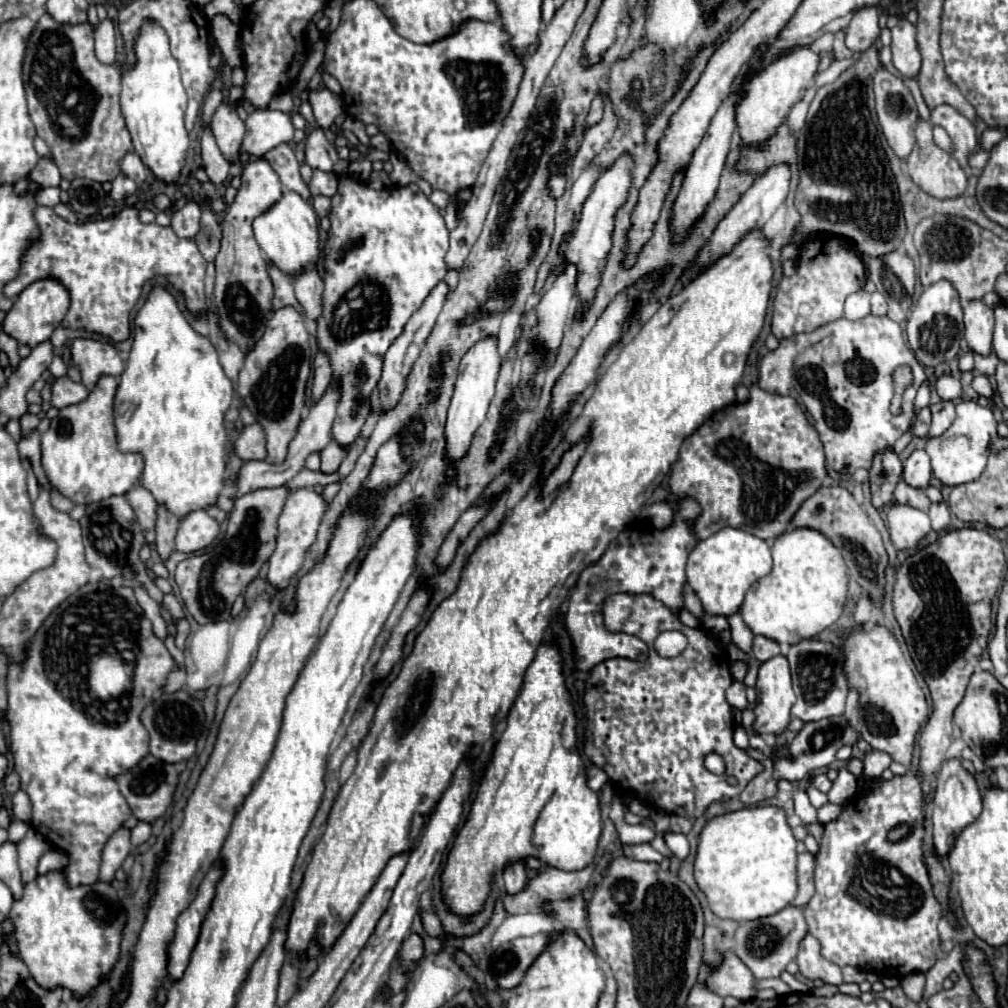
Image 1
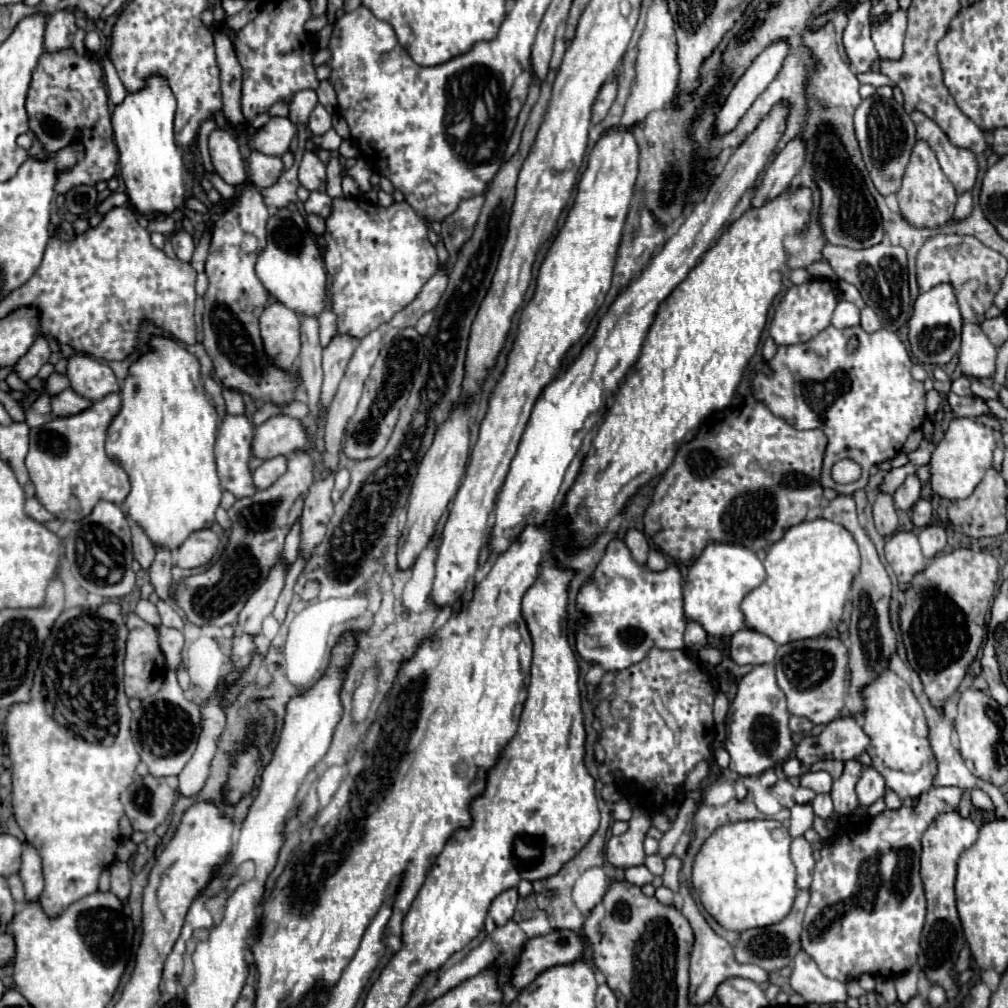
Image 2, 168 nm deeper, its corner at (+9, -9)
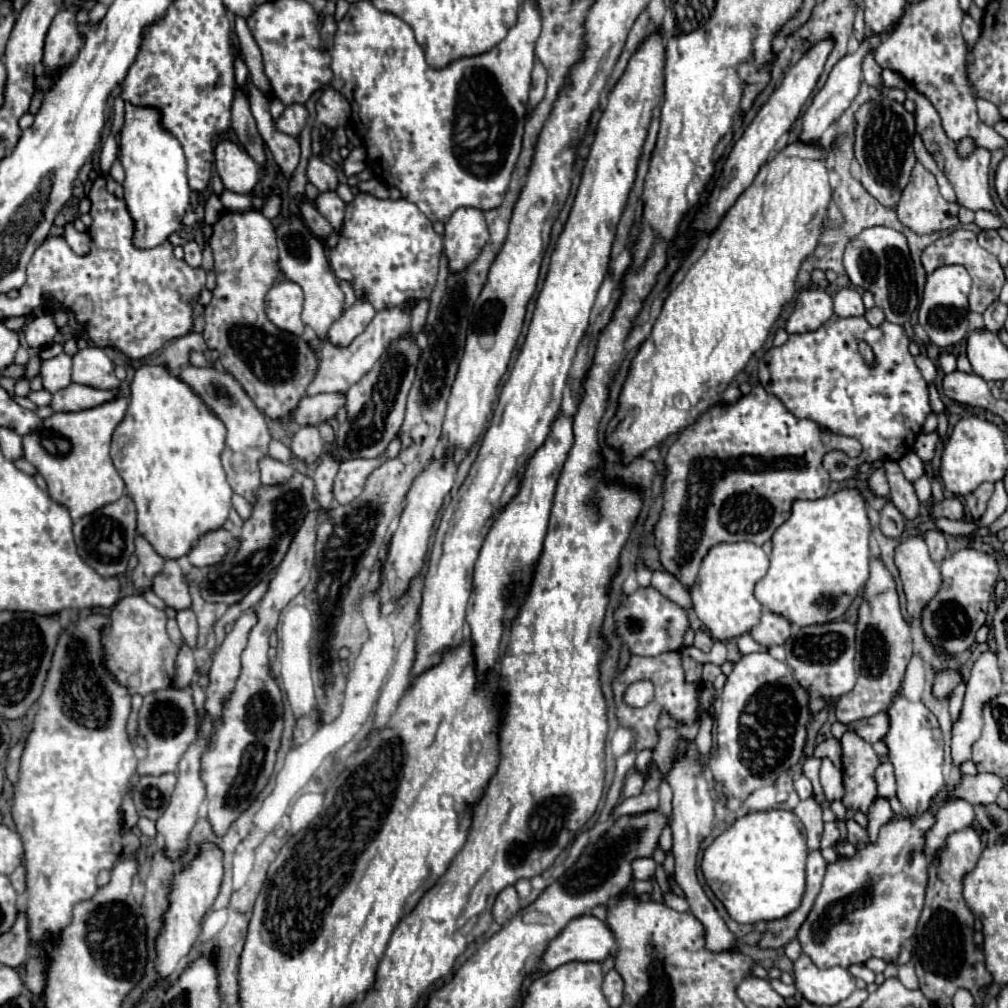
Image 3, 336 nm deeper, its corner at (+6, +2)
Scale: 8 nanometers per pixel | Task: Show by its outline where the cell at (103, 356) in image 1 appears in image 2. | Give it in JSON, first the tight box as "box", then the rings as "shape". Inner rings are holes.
{"box":[66,354,118,402],"shape":[[[74,354],[68,358],[66,376],[74,392],[94,402],[104,398],[106,394],[118,392],[114,372],[106,364],[86,354]]]}

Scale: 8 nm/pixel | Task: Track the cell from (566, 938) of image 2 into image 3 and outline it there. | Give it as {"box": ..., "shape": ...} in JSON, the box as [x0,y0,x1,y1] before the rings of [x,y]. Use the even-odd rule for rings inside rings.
{"box":[541,915,615,969],"shape":[[[581,915],[567,923],[567,927],[549,941],[541,955],[541,963],[547,969],[555,969],[569,961],[603,961],[615,947],[605,921]]]}

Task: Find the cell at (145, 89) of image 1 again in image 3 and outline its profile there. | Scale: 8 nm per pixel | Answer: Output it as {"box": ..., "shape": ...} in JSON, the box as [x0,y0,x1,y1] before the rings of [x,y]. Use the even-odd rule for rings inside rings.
{"box":[119,103,191,249],"shape":[[[125,103],[119,161],[125,169],[125,203],[135,219],[135,245],[143,249],[157,247],[181,227],[181,217],[191,205],[191,189],[187,183],[187,165],[181,143],[161,125],[161,111],[157,107]]]}

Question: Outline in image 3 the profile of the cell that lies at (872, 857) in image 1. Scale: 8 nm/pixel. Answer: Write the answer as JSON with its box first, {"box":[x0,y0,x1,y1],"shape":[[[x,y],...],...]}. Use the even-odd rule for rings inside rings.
{"box":[799,773,1003,967],"shape":[[[991,773],[963,775],[961,781],[949,789],[943,787],[931,807],[917,817],[897,817],[887,821],[875,843],[857,849],[853,857],[839,857],[827,865],[823,887],[815,899],[811,913],[799,929],[799,943],[803,953],[811,955],[817,967],[849,967],[879,957],[885,963],[897,963],[903,945],[913,937],[927,889],[925,835],[935,825],[943,803],[951,799],[965,799],[971,805],[995,803],[1003,779]]]}

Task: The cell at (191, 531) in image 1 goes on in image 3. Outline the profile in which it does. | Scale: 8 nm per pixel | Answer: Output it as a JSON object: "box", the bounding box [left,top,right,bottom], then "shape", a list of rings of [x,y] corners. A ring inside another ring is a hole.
{"box":[187,529,233,567],"shape":[[[225,529],[209,531],[209,533],[201,535],[193,543],[187,559],[195,567],[215,565],[215,563],[219,563],[223,559],[223,555],[227,553],[227,549],[229,549],[231,543],[233,543],[233,535],[229,531],[225,531]]]}

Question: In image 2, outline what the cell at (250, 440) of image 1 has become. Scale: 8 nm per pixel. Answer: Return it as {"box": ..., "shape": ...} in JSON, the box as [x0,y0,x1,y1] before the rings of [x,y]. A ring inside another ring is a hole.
{"box":[254,414,310,460],"shape":[[[278,414],[256,426],[254,432],[254,456],[266,460],[274,456],[290,456],[302,448],[308,448],[310,436],[302,420]]]}

